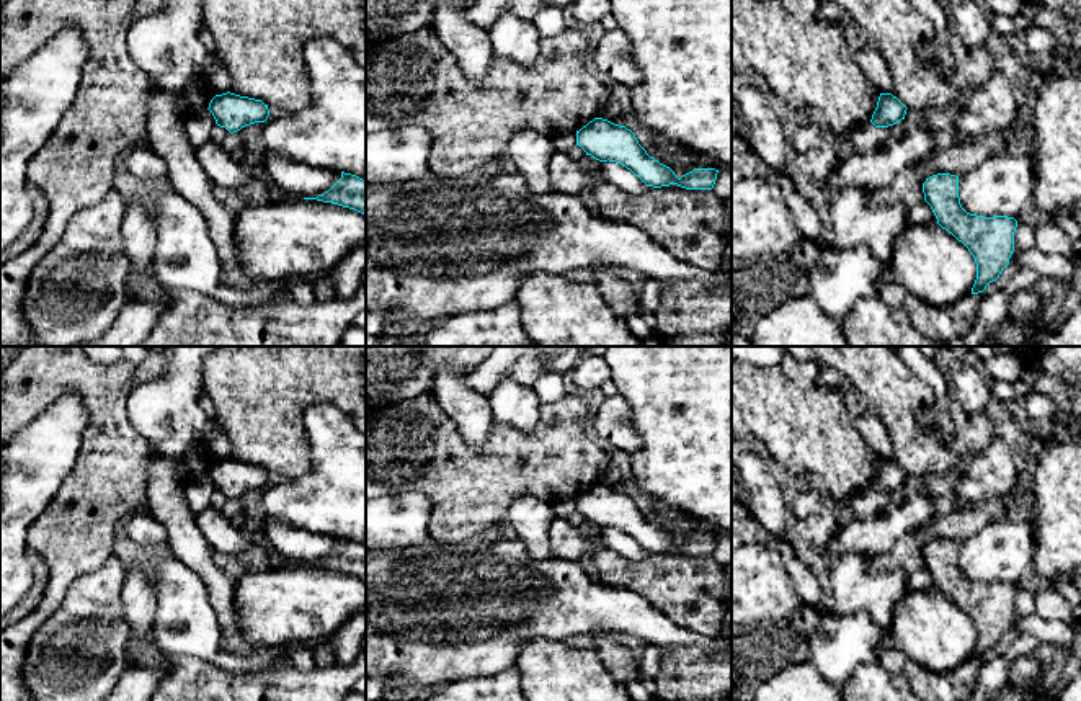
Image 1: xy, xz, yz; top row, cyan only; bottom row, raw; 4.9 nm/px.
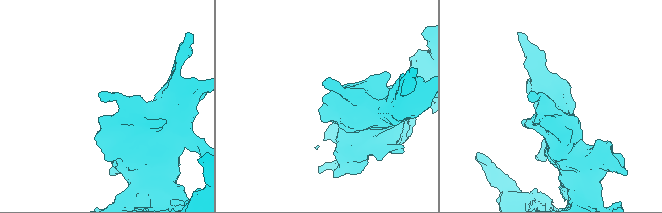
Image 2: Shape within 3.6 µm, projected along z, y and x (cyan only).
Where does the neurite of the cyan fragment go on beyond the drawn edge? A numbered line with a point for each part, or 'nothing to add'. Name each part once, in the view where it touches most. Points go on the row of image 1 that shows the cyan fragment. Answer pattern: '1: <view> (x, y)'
nothing to add

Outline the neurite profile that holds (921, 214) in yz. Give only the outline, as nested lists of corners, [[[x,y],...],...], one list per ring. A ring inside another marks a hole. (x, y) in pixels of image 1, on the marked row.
[[[926,201],[908,209],[903,221],[903,225],[932,225],[932,224],[937,224],[937,219]]]

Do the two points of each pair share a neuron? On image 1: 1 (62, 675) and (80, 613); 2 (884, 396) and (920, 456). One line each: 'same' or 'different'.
1: same
2: same

